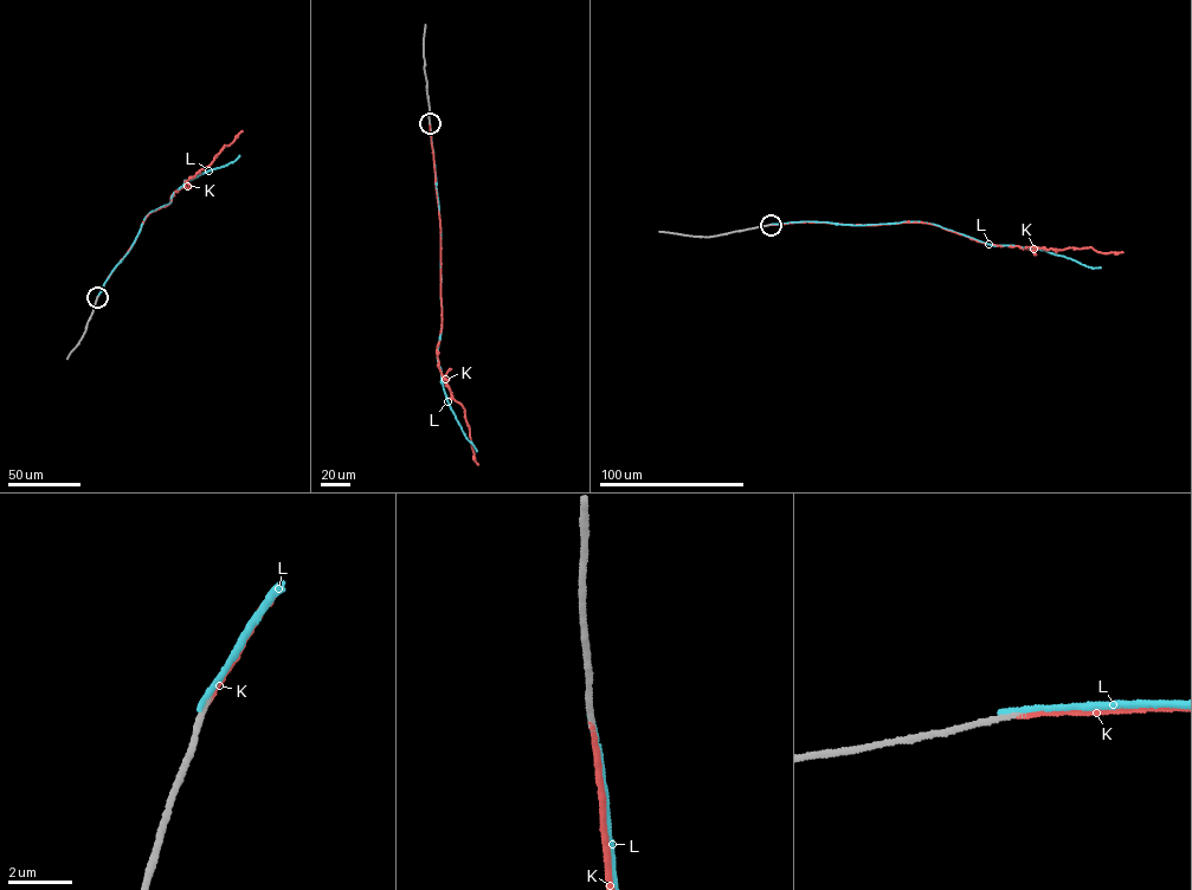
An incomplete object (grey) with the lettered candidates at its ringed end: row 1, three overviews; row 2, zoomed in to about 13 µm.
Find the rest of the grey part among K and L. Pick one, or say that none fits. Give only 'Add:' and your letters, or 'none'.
Add: K

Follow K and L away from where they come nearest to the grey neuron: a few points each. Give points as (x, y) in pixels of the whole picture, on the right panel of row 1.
K: (770, 225), (916, 221), (998, 245), (1033, 250), (1090, 247), (1099, 252), (1122, 252)
L: (770, 224), (915, 221), (934, 224), (988, 244), (1043, 250), (1093, 268), (1100, 266)

